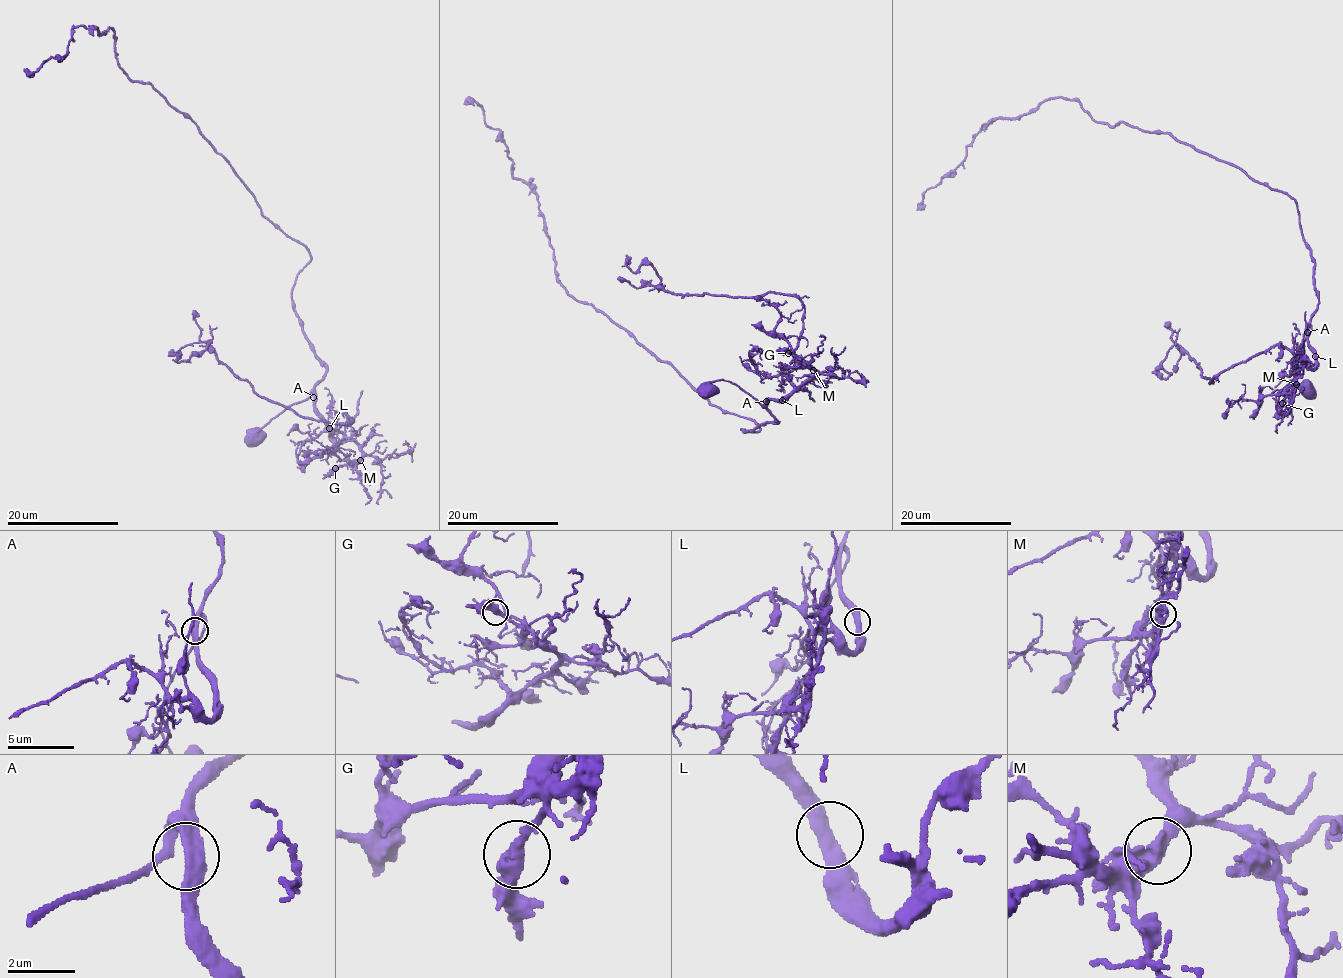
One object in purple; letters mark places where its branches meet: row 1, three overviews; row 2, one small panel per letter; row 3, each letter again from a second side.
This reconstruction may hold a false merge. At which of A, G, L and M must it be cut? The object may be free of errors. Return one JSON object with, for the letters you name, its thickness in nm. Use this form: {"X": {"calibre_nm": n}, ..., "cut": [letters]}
{"cut": []}

